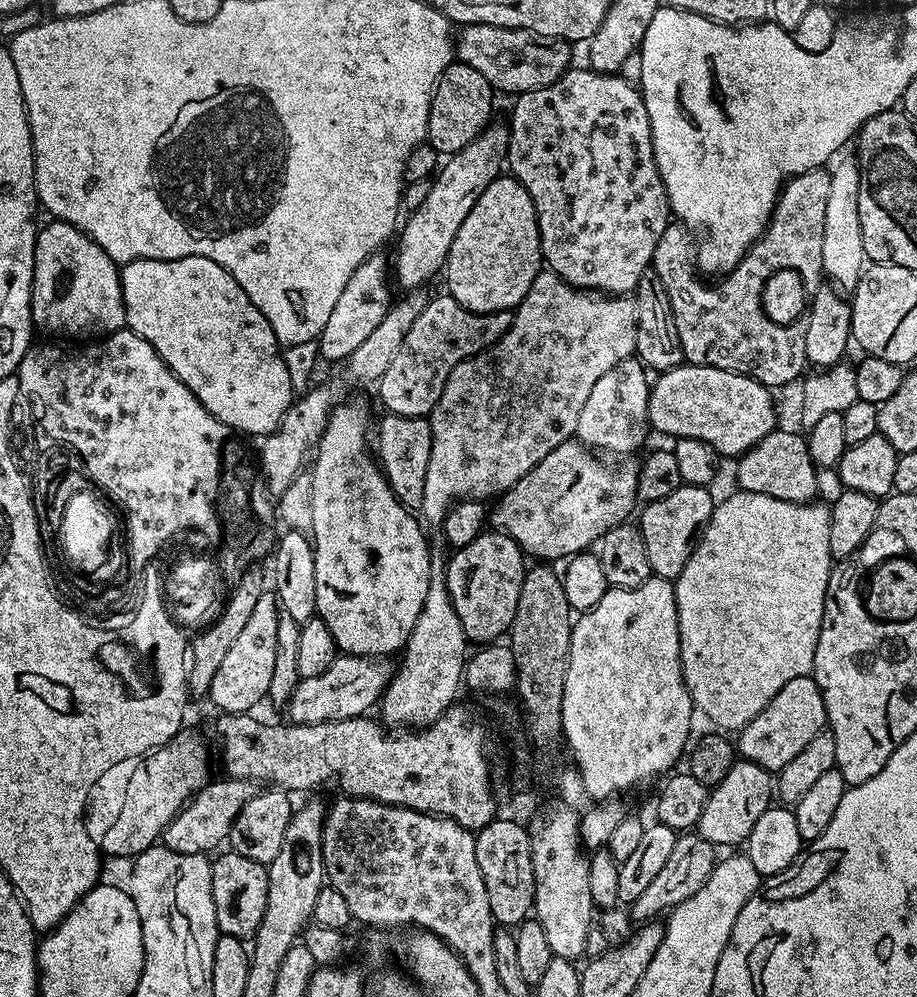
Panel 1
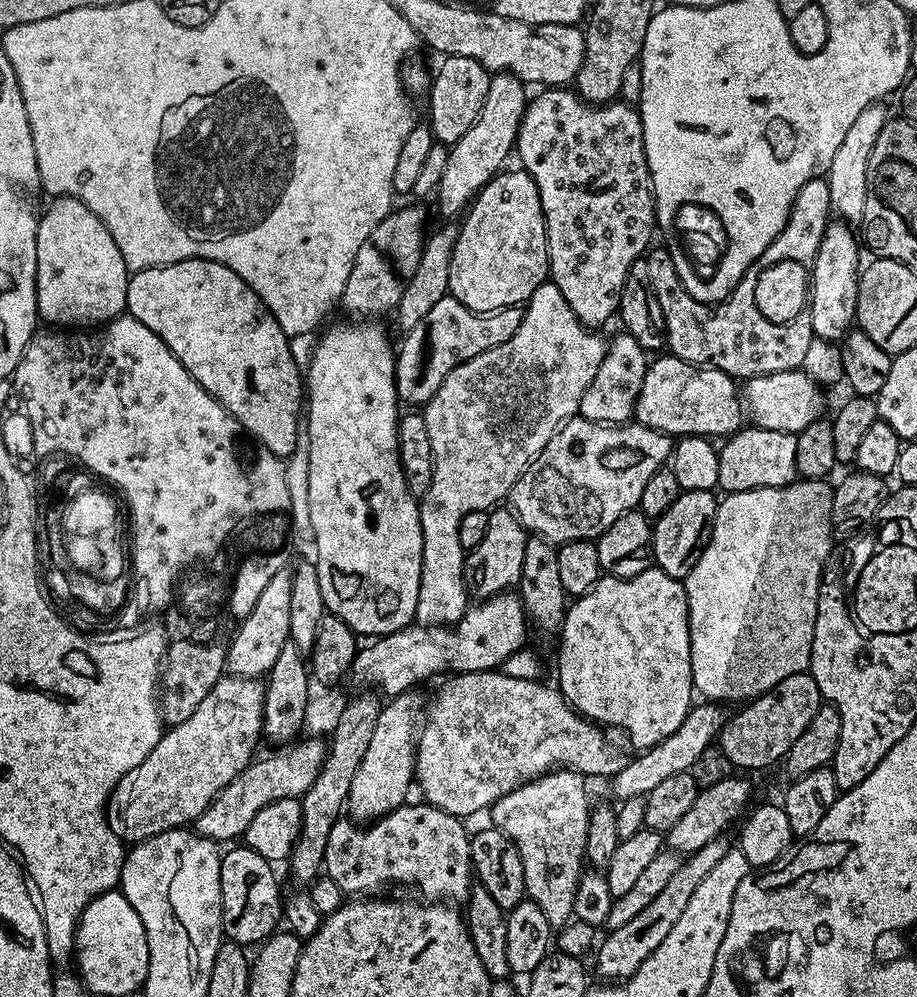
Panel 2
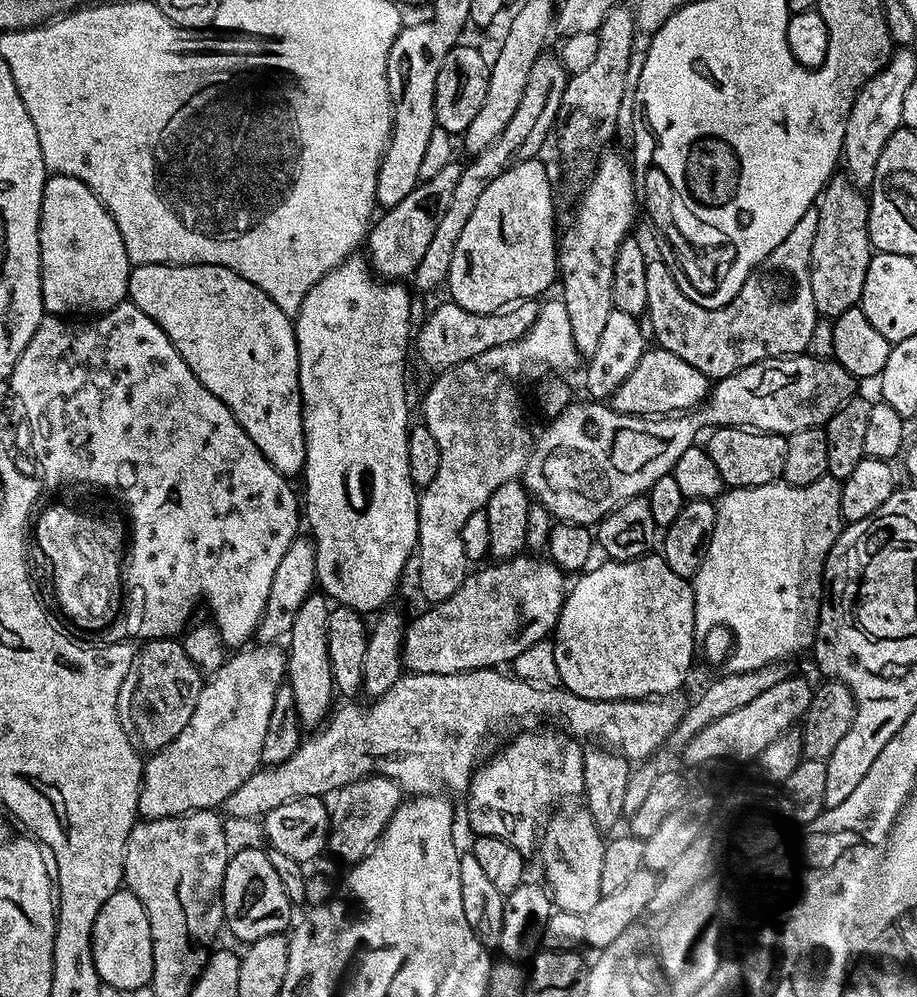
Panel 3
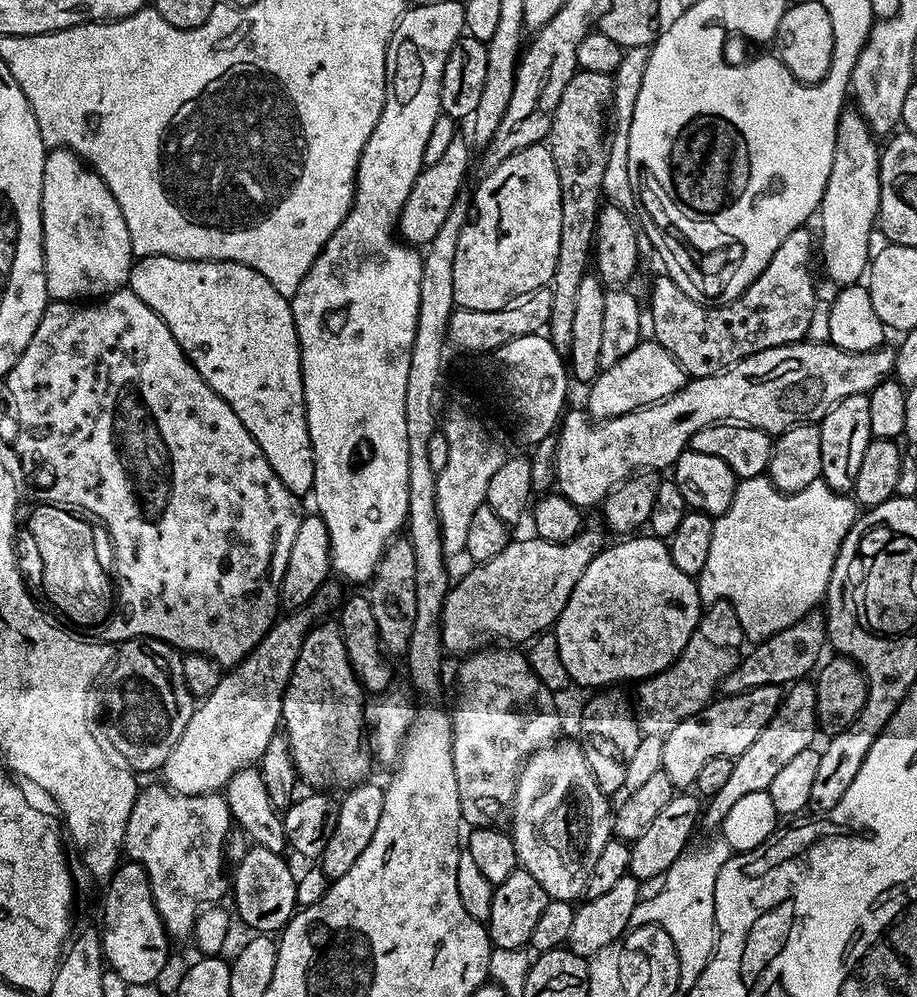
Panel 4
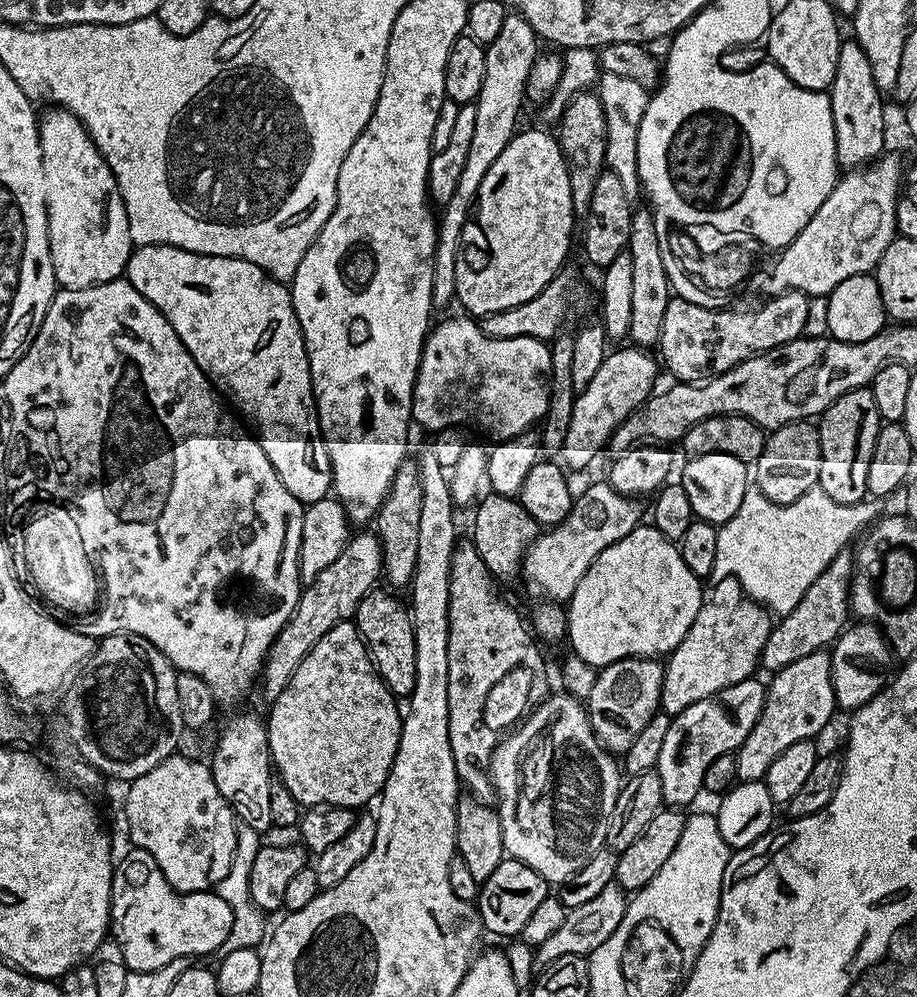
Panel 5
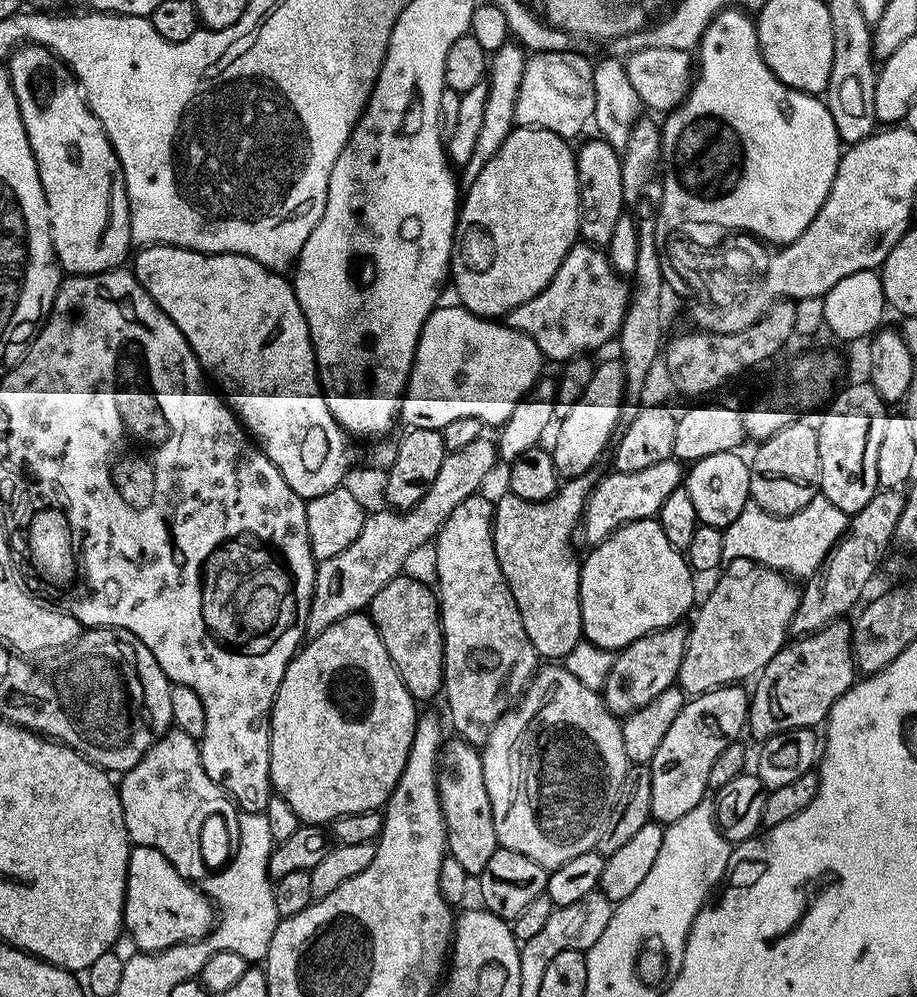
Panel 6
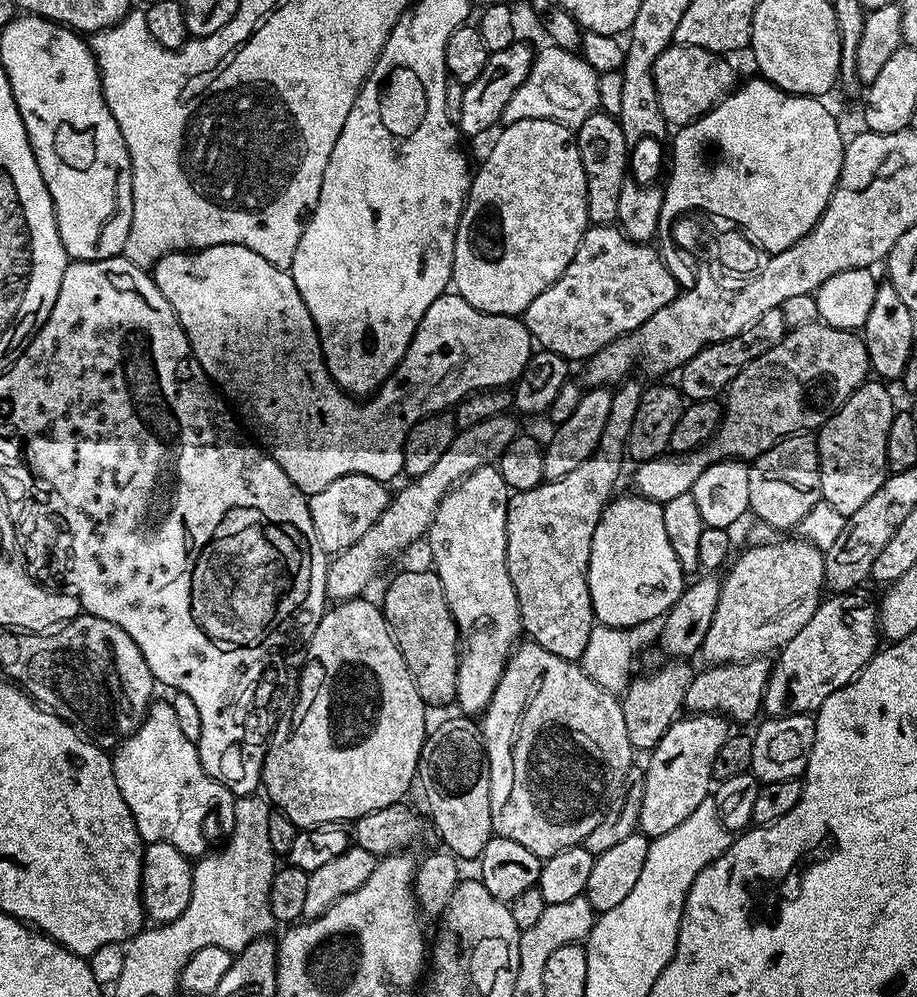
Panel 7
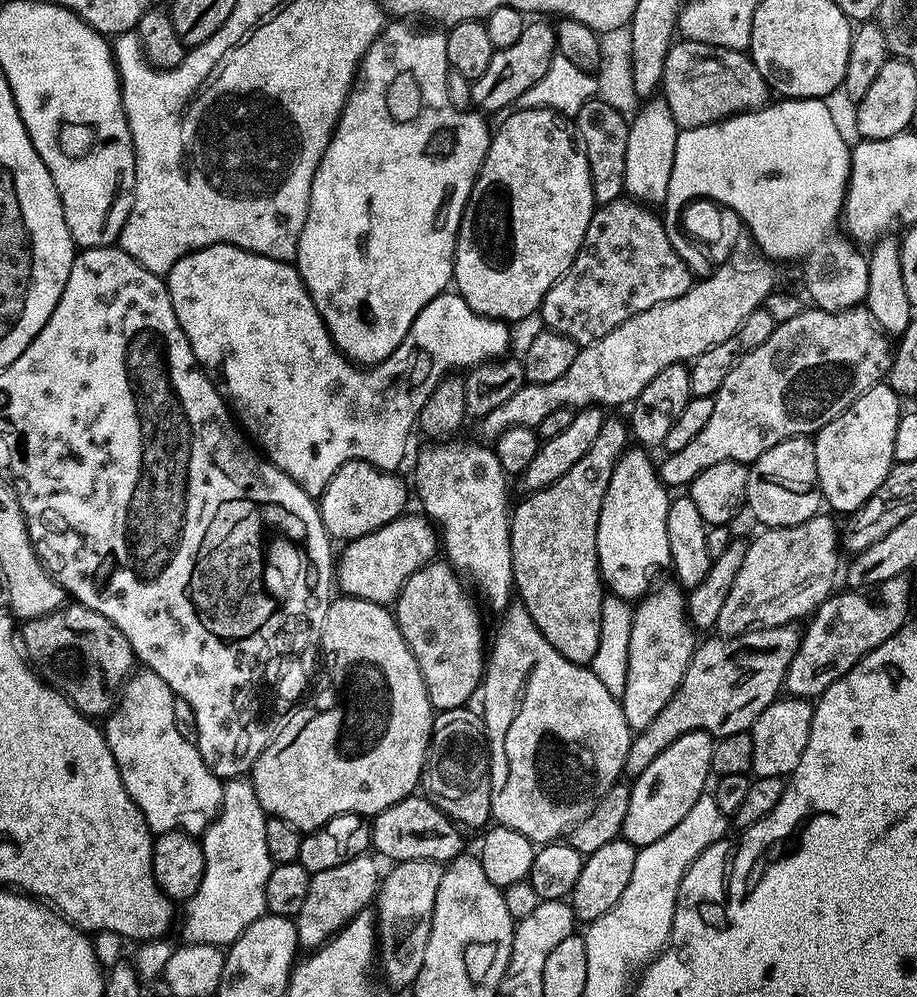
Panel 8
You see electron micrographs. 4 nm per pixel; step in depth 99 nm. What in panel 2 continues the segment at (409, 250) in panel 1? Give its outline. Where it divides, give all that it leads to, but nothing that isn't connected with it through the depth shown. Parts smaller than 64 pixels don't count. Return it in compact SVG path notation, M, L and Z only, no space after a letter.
M498 72L492 76L490 90L486 90L482 114L478 114L474 126L470 126L470 130L466 130L466 134L462 134L462 138L458 138L458 142L448 148L446 170L434 193L437 210L448 216L444 218L459 217L475 200L476 195L507 165L504 163L507 162L508 155L513 155L516 135L529 99L529 89L517 76L510 72Z

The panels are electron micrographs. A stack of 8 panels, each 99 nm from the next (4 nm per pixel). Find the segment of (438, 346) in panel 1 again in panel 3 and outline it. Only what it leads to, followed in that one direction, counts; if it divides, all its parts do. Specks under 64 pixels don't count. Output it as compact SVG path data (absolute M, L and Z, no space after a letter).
M535 299L515 300L496 312L486 314L467 312L462 310L462 306L445 302L429 314L428 321L421 328L419 325L414 336L414 348L420 351L420 360L426 367L435 370L453 368L478 354L486 354L486 350L494 350L494 346L506 346L522 338L539 316L540 304Z

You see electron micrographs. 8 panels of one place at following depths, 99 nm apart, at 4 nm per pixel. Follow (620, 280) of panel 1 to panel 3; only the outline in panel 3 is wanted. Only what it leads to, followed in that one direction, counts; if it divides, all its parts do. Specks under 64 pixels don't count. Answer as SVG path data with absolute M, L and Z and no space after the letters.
M605 151L596 164L596 171L583 185L584 193L576 204L576 213L558 240L558 280L561 285L564 283L562 299L570 318L570 334L574 334L576 355L580 358L594 354L610 319L614 258L618 256L618 246L633 231L638 220L633 165L625 153L624 157L622 153L612 151Z

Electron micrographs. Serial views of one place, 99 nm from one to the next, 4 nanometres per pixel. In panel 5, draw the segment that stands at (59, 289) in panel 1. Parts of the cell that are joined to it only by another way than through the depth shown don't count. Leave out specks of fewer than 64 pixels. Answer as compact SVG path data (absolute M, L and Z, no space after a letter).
M52 106L49 109L45 116L43 113L39 117L38 123L48 203L48 241L56 283L60 288L85 288L119 280L125 275L134 245L130 238L126 206L120 197L114 174L96 144L88 137L84 123L63 106Z

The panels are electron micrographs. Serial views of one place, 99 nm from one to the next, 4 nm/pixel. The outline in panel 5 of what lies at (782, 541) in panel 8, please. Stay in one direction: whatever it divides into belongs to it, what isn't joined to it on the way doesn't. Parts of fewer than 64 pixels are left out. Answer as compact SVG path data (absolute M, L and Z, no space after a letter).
M716 580L714 586L716 589L701 603L686 638L664 664L660 708L669 717L702 698L710 698L710 694L718 694L718 690L726 690L726 686L734 686L734 682L749 679L755 673L752 671L757 671L766 638L773 630L774 620L768 609L742 598L737 580Z

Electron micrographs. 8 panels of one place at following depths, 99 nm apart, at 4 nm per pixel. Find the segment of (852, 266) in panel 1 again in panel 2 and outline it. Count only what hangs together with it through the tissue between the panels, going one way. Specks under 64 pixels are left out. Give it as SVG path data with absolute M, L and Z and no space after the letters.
M883 103L872 104L866 110L862 110L862 114L858 114L854 126L850 126L846 139L842 141L842 146L838 146L834 154L834 162L830 162L826 173L833 213L841 221L852 226L860 226L864 222L870 154L874 154L874 142L878 142L878 134L882 134L882 126L886 126L890 118L890 112L887 112L884 107Z

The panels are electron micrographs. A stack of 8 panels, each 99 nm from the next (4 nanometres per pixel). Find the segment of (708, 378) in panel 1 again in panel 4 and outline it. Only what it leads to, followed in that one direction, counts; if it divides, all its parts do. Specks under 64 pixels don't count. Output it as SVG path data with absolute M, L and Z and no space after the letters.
M644 338L638 346L634 346L634 350L630 350L630 354L626 354L626 358L618 358L614 366L603 369L592 381L587 389L589 392L586 411L596 422L630 414L681 392L689 379L688 373L682 370L678 361L655 338Z

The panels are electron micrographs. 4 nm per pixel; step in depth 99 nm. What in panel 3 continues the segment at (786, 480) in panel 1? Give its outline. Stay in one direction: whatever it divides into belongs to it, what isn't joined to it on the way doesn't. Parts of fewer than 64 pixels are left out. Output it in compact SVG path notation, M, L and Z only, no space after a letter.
M720 426L706 443L706 450L728 488L775 484L784 475L788 437L778 432L758 432L747 426Z

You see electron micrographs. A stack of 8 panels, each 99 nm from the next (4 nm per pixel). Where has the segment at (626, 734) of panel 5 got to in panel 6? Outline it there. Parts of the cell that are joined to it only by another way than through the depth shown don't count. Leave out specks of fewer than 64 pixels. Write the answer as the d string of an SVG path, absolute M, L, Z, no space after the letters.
M679 623L646 634L630 642L630 646L619 649L615 653L610 674L602 689L604 704L617 718L623 718L654 702L654 698L658 698L662 690L673 687L677 683L676 675L682 666L687 645L688 628L683 623Z

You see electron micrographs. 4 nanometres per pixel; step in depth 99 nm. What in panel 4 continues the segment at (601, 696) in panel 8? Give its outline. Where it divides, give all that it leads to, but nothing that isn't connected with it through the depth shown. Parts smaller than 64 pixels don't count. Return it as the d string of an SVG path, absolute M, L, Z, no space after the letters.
M561 738L525 759L512 803L510 835L519 867L534 874L549 898L576 902L585 895L590 870L602 846L614 836L614 808L608 800L609 793L598 786L588 754L579 743Z

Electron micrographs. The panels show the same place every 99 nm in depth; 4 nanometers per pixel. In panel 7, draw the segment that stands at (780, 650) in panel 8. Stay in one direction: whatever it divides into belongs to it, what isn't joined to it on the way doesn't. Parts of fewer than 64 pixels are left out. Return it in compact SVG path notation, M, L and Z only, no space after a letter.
M753 658L723 666L708 666L705 672L697 671L686 690L684 708L692 714L710 712L732 722L752 720L756 715L761 715L770 671L769 661L766 661L764 658Z

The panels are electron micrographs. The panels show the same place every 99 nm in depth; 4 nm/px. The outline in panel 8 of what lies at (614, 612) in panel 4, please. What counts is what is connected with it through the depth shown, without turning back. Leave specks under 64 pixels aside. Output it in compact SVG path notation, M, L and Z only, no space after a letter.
M632 446L616 461L598 514L600 578L611 595L629 602L647 596L657 583L660 568L667 569L672 563L670 538L666 538L670 492L661 482L654 460L652 464L647 455L651 456L643 447Z

